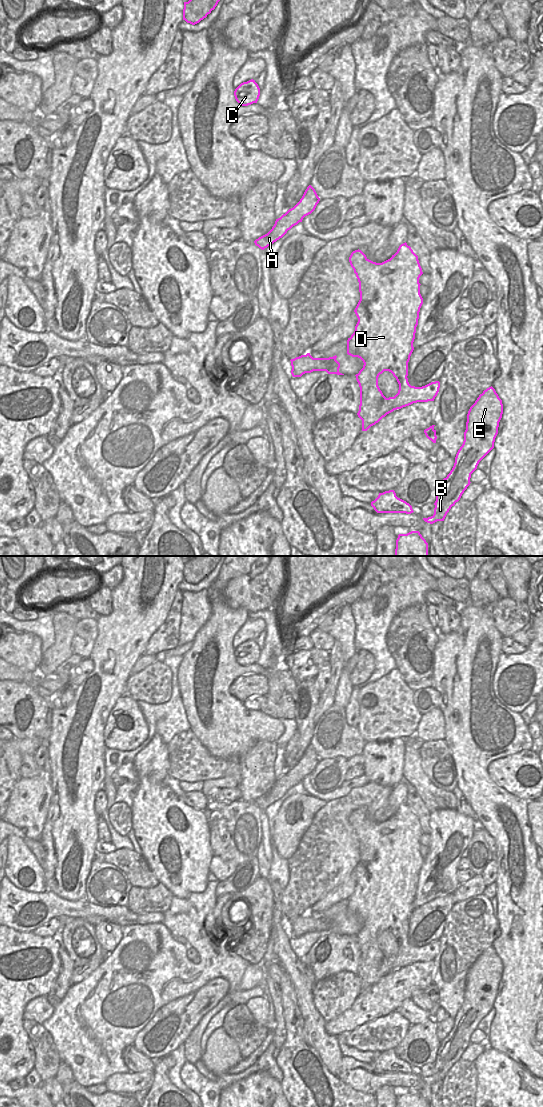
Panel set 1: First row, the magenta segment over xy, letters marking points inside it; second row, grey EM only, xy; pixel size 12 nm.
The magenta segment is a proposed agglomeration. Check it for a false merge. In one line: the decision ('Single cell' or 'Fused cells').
Single cell.

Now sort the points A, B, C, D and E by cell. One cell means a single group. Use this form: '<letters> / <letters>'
A B C D E

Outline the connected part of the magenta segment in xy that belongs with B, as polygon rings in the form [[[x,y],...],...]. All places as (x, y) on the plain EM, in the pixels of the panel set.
[[[492,946],[484,950],[470,967],[463,1004],[456,1014],[452,1030],[440,1042],[434,1074],[423,1078],[425,1082],[433,1084],[444,1081],[451,1067],[460,1060],[471,1043],[471,1034],[494,1008],[502,974],[502,960]]]

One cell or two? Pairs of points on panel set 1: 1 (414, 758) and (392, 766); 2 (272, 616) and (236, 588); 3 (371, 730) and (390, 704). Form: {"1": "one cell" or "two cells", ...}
{"1": "two cells", "2": "two cells", "3": "one cell"}

